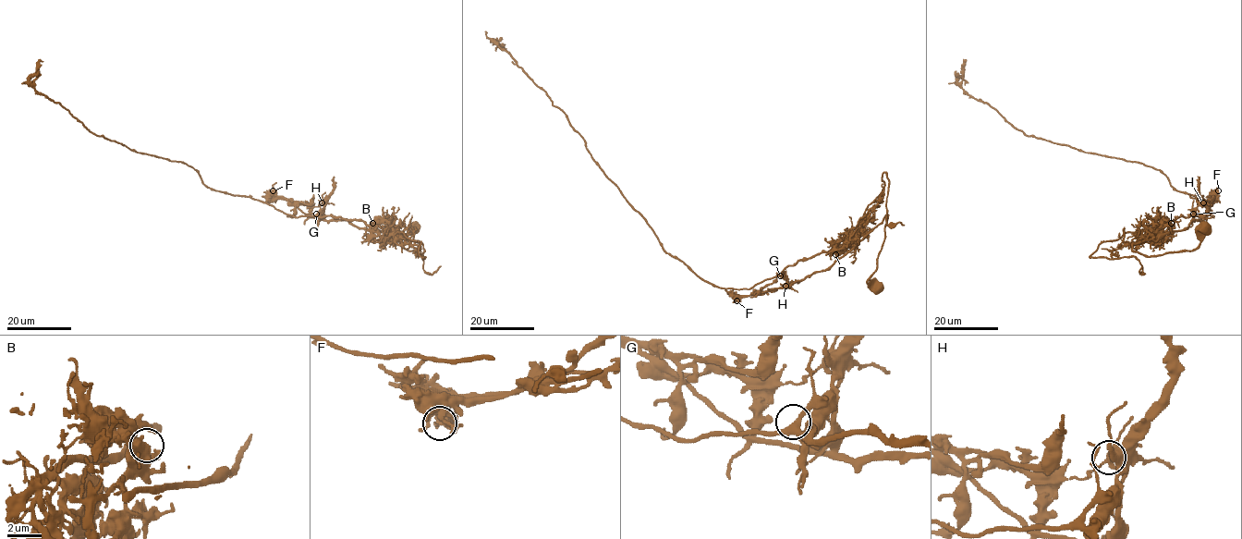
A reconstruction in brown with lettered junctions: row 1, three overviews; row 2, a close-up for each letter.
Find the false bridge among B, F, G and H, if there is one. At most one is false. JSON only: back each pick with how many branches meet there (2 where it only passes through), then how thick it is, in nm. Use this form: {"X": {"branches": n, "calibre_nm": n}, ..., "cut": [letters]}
{"H": {"branches": 3, "calibre_nm": 320}, "cut": ["H"]}

